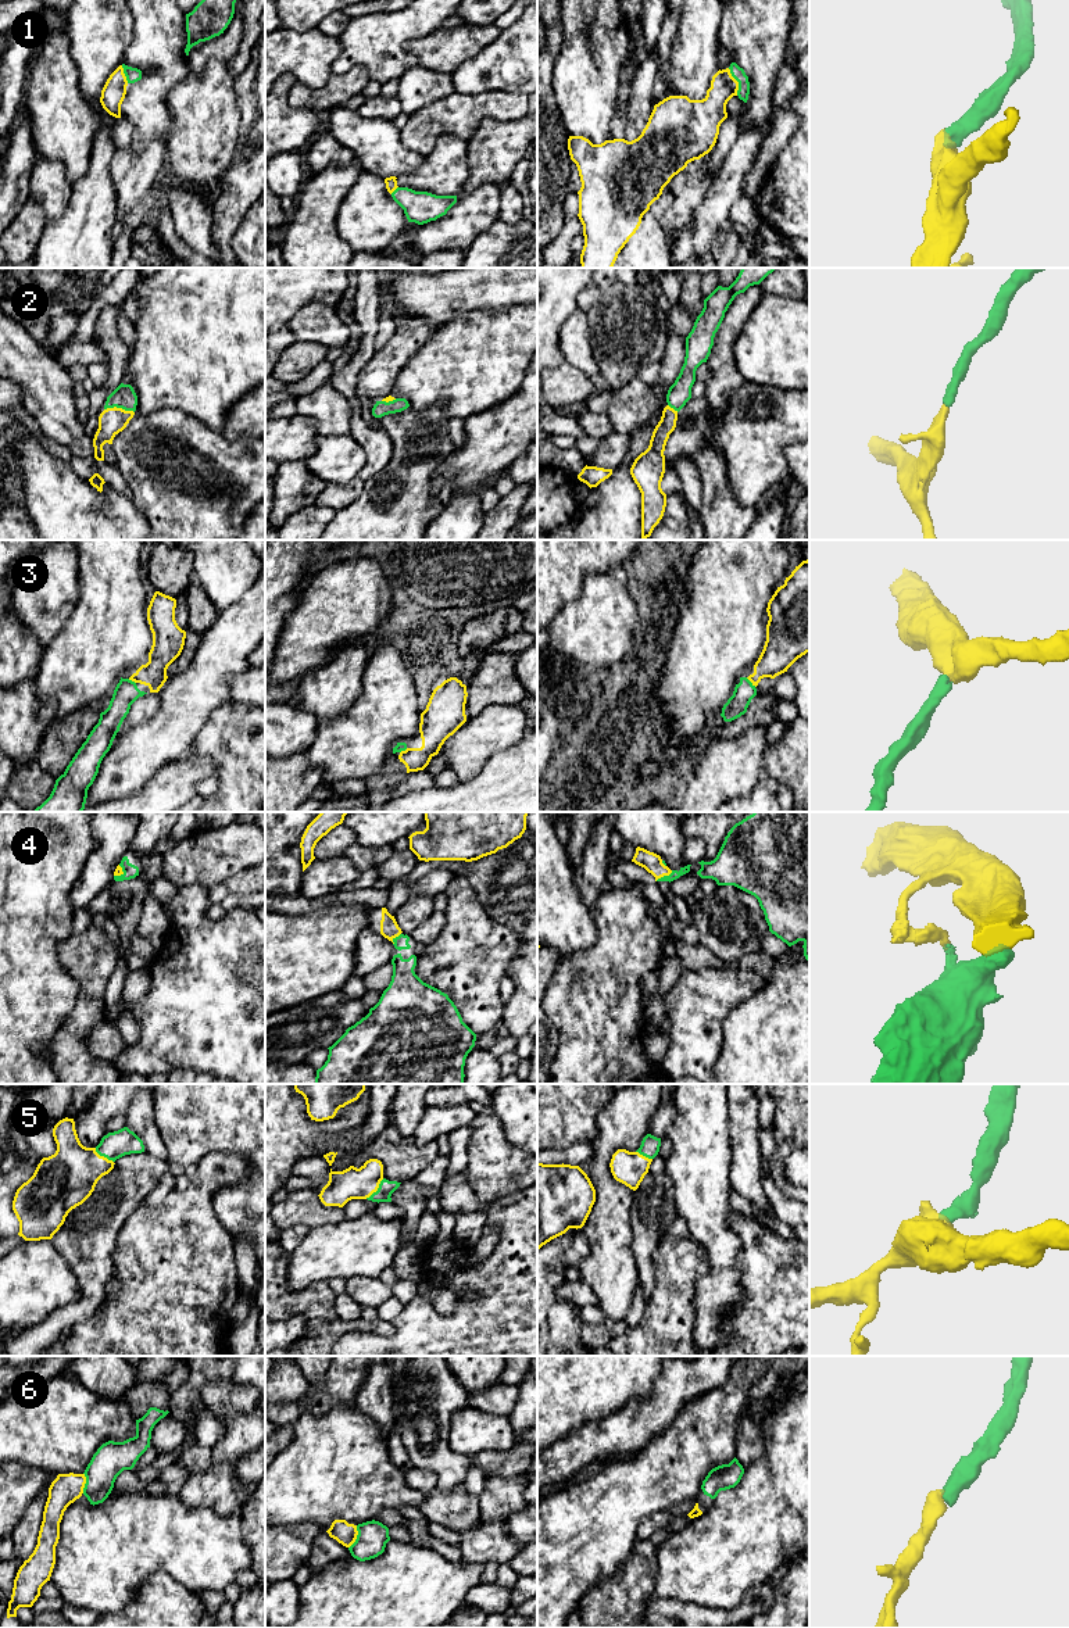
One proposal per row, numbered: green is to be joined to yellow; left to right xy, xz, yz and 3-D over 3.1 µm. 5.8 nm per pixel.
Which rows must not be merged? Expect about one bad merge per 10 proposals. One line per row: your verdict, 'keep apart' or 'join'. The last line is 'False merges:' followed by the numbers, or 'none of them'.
1: join
2: join
3: join
4: join
5: join
6: join
False merges: none of them

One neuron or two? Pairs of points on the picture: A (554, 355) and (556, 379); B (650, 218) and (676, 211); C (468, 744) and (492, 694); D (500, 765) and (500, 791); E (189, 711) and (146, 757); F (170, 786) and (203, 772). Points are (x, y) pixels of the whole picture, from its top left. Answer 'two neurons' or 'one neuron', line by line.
A: two neurons
B: two neurons
C: two neurons
D: one neuron
E: one neuron
F: one neuron

